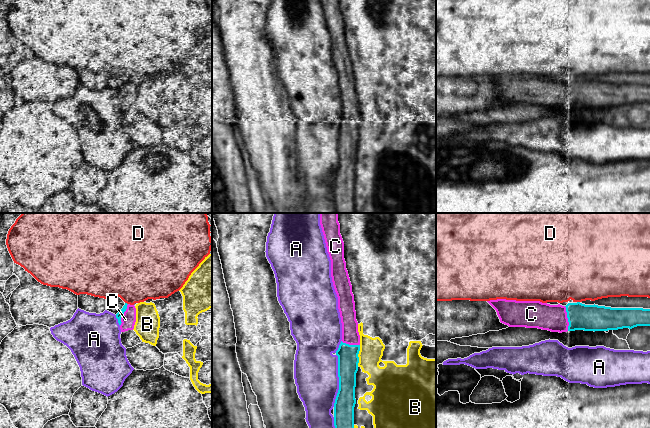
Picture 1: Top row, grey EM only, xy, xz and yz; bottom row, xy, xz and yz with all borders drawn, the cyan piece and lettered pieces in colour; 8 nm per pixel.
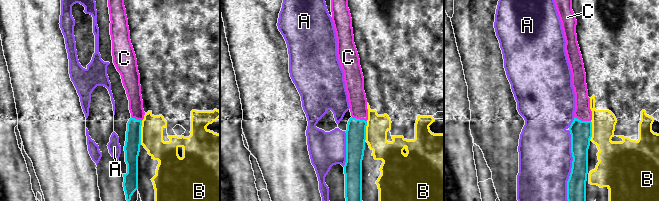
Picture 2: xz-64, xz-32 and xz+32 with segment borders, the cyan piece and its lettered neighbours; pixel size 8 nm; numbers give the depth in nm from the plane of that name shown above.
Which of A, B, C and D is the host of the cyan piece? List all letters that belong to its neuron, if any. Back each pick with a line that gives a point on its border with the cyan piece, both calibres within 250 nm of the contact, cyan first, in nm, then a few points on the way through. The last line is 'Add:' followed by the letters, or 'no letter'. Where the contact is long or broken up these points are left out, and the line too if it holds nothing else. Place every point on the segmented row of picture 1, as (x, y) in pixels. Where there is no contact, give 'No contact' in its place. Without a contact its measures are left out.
C: Touches cyan at yz (567, 317). Thickness 200 nm (cyan) against 220 nm
Add: C

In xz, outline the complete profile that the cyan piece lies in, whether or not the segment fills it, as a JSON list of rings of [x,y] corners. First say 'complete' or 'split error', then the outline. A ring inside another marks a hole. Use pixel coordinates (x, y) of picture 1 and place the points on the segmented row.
split error; [[[320,213],[320,225],[331,260],[331,277],[342,323],[342,340],[336,351],[339,390],[334,403],[334,426],[354,428],[356,373],[360,351],[354,295],[344,259],[344,242],[340,234],[338,213]]]

